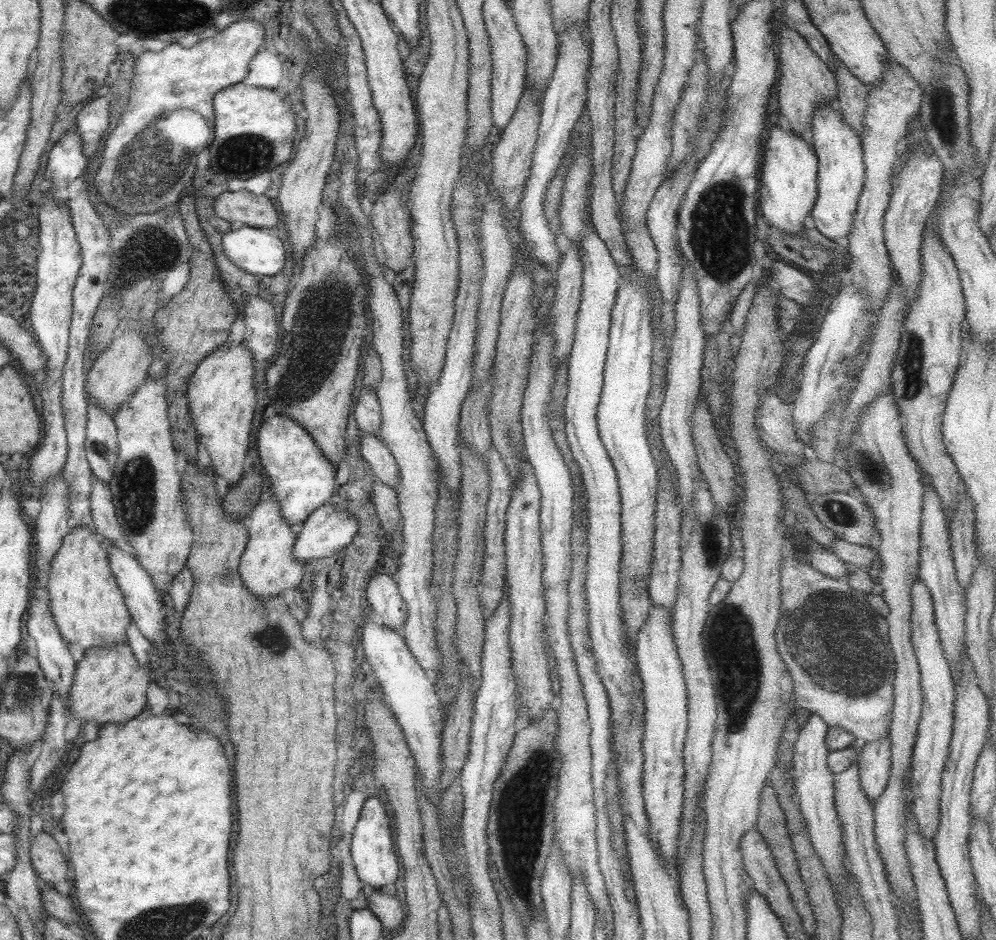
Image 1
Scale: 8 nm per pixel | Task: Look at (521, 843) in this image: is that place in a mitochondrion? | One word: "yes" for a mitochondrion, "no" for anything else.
yes

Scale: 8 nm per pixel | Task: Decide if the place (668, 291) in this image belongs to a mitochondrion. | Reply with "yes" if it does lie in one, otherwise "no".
no

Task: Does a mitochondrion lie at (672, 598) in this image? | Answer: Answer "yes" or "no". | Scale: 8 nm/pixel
no

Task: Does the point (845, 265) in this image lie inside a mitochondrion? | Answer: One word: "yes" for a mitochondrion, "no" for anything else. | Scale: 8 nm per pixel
no

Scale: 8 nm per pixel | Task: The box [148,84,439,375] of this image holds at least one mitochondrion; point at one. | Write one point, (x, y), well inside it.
(241, 155)

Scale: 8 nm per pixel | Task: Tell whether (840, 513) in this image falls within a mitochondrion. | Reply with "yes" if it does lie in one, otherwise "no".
yes

